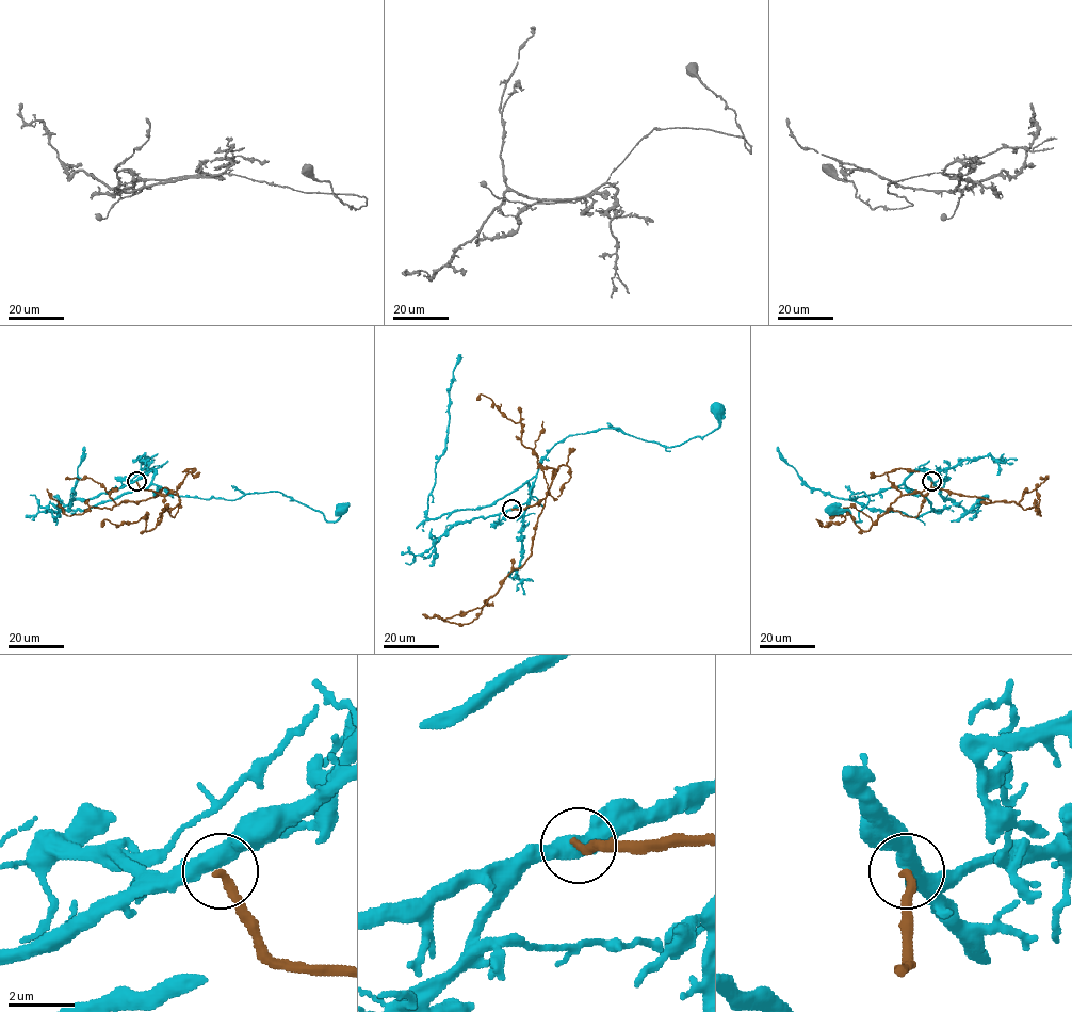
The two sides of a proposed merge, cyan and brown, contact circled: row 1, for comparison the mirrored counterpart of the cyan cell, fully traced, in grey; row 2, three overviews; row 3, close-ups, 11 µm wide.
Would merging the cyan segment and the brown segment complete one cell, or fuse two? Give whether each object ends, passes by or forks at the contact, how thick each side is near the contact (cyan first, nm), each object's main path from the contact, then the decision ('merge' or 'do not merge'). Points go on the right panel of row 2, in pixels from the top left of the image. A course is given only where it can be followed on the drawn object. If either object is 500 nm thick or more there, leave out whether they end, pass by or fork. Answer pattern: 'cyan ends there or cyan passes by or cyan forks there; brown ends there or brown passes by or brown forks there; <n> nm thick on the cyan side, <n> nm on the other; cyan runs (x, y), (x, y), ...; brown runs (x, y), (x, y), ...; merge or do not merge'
cyan passes by; brown ends there; 480 nm thick on the cyan side, 280 nm on the other; cyan runs (931, 481), (913, 471), (895, 486), (850, 500), (855, 493), (869, 500), (859, 520), (829, 509); brown runs (931, 481), (931, 488), (921, 494), (939, 487), (992, 502), (1014, 501), (1041, 515), (1036, 488); do not merge

